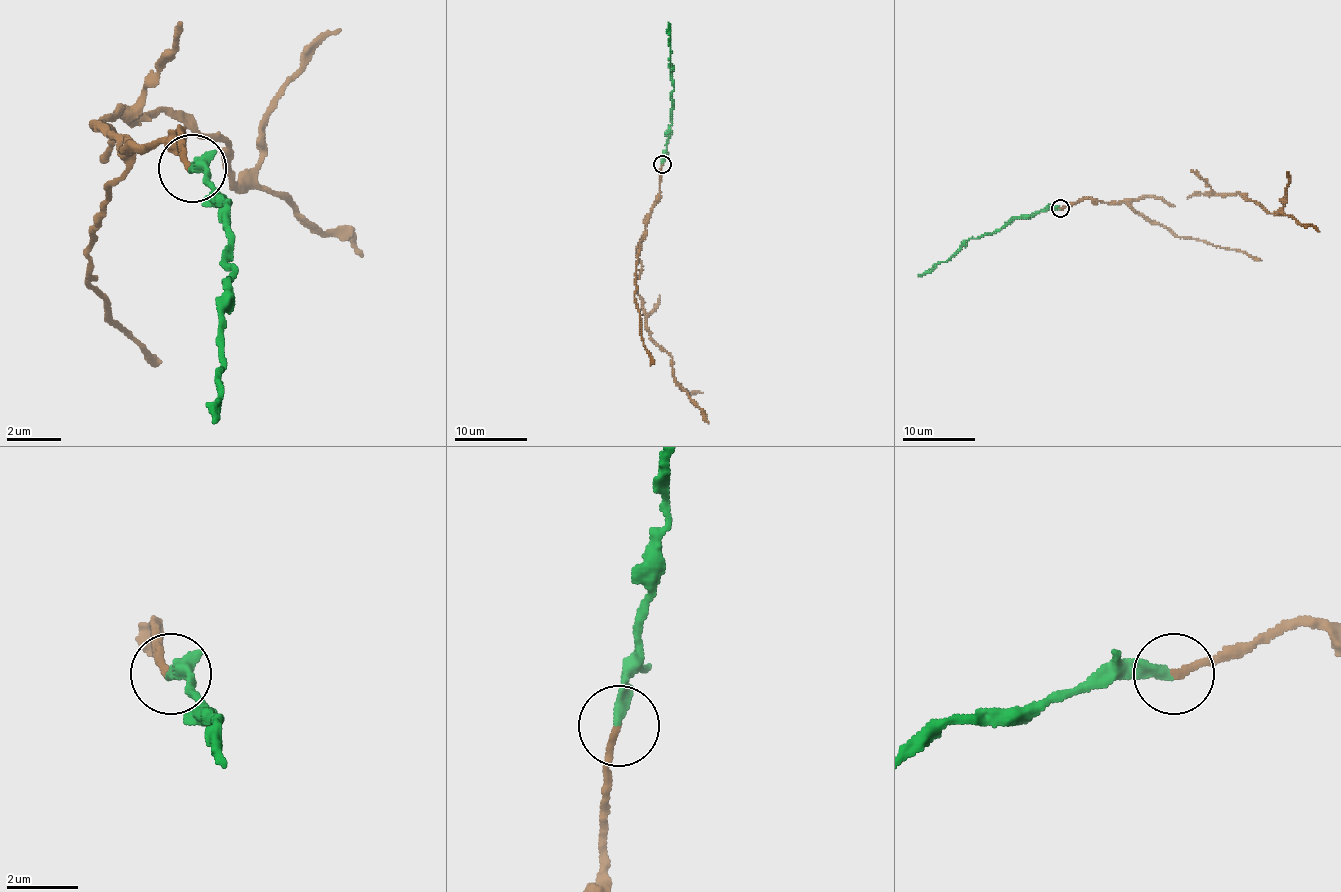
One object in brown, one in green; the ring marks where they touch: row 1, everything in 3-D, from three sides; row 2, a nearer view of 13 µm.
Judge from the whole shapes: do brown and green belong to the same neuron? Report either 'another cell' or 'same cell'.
same cell

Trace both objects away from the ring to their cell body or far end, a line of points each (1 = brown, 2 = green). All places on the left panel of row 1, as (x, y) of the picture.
1: (194, 167), (180, 133), (92, 126), (99, 160), (106, 119), (180, 112), (234, 187), (363, 255)
2: (194, 167), (228, 200), (228, 282), (214, 424)

